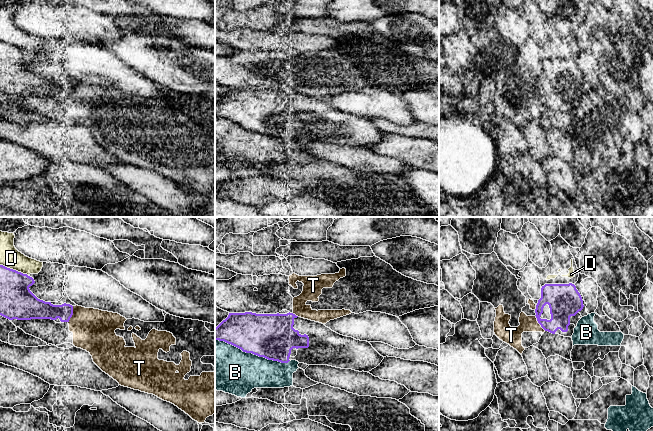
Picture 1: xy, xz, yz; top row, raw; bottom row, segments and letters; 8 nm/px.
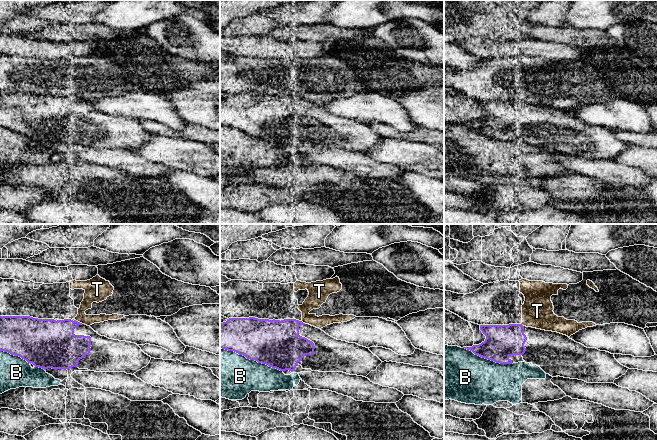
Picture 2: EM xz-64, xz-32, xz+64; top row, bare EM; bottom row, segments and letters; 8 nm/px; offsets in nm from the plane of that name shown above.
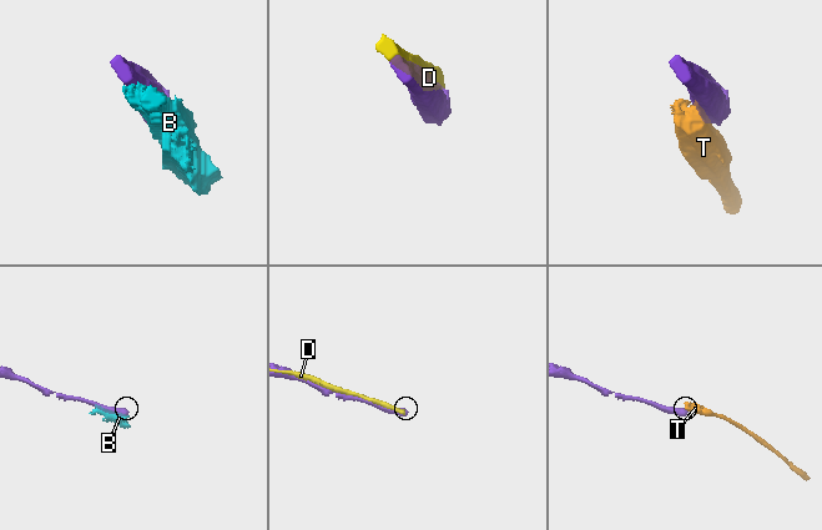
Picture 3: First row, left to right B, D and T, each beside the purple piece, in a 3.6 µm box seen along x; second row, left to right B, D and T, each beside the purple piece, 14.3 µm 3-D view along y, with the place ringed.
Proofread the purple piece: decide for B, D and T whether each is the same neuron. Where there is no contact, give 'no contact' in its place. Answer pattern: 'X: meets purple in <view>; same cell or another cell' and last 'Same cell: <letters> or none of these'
B: meets purple in xz; another cell
D: meets purple in xy; another cell
T: meets purple in xy; another cell
Same cell: none of these

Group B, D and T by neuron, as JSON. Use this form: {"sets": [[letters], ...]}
{"sets": [["B"], ["D"], ["T"]]}

